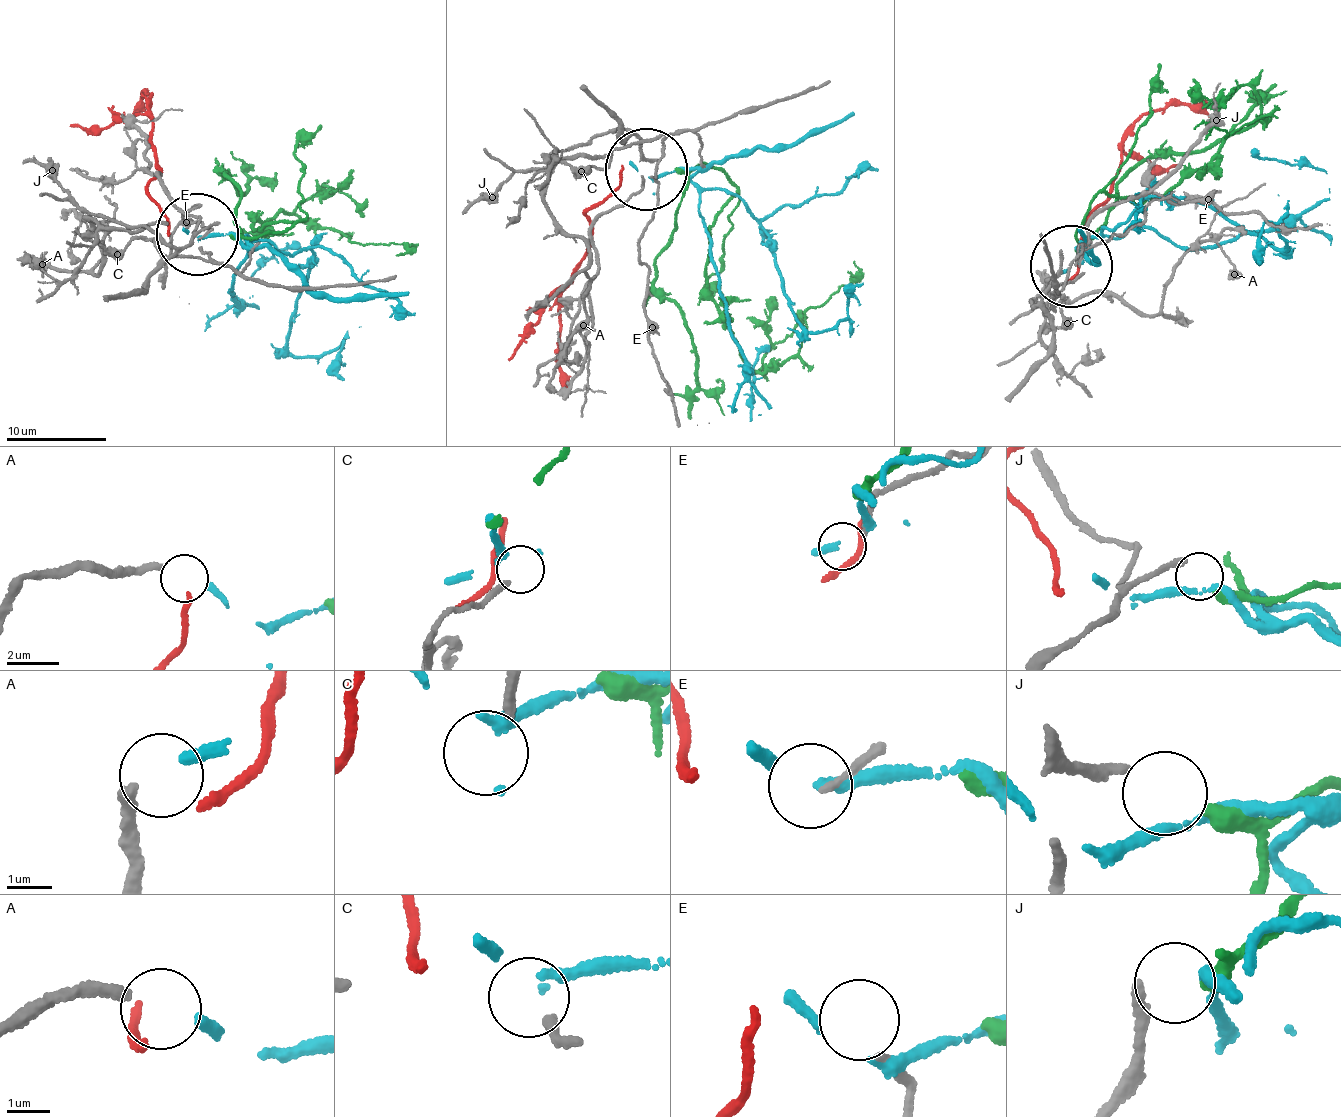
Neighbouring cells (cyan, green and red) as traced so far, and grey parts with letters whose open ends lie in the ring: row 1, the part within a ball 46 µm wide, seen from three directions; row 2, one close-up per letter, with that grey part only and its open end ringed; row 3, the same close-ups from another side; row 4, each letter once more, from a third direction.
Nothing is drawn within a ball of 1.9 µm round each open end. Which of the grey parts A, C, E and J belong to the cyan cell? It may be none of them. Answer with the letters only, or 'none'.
A

